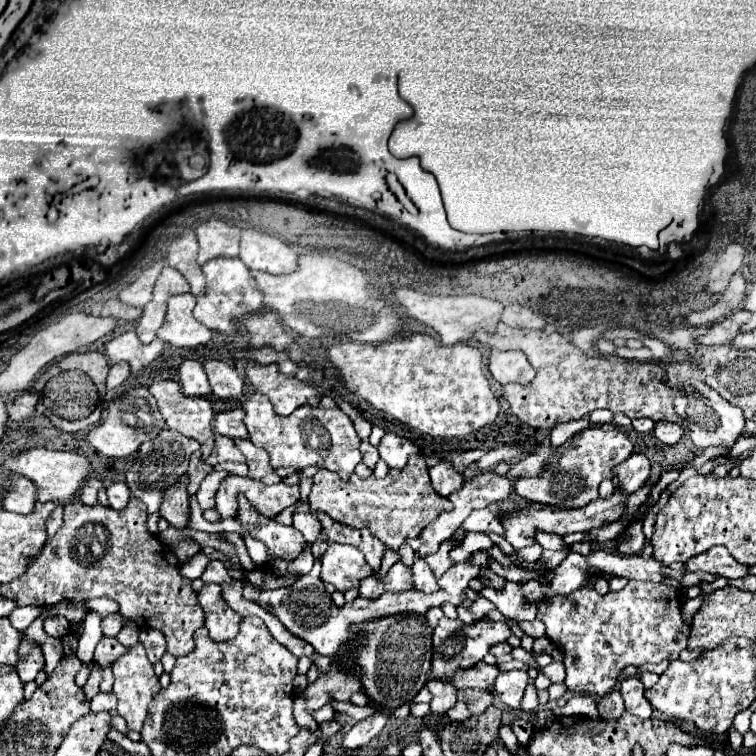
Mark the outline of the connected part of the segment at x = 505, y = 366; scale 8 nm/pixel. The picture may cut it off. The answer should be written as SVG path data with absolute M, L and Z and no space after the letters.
M491 350L489 370L499 384L509 384L509 382L531 384L531 380L535 378L535 370L519 350L509 350L509 352Z

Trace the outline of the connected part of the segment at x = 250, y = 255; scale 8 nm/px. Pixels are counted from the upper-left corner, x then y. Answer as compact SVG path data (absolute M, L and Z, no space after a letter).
M247 228L241 232L239 258L251 268L267 274L291 274L299 264L299 254L293 246L277 236Z

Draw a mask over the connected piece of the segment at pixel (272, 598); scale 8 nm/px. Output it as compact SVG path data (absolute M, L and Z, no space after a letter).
M317 560L313 570L305 576L301 576L291 588L275 588L275 590L257 590L249 580L243 582L243 598L257 602L261 608L269 610L271 614L277 616L297 616L297 638L307 640L315 652L323 656L335 656L343 644L347 644L351 636L351 626L353 624L365 624L367 620L379 620L379 616L395 616L397 612L419 612L425 614L433 606L441 606L443 602L451 602L455 606L461 604L461 598L455 598L447 594L445 590L439 590L435 594L423 594L415 590L407 592L385 592L379 598L361 598L357 596L351 604L347 602L343 608L337 608L331 600L331 594L325 590L325 584L319 576L321 572L321 562Z

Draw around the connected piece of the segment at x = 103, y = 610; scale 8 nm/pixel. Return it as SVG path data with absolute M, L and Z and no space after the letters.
M101 596L101 598L95 598L95 600L87 600L85 606L87 606L87 610L95 610L95 612L99 612L103 618L105 618L107 614L117 612L117 604L115 604L115 600L111 600L111 598L107 598L107 596Z

